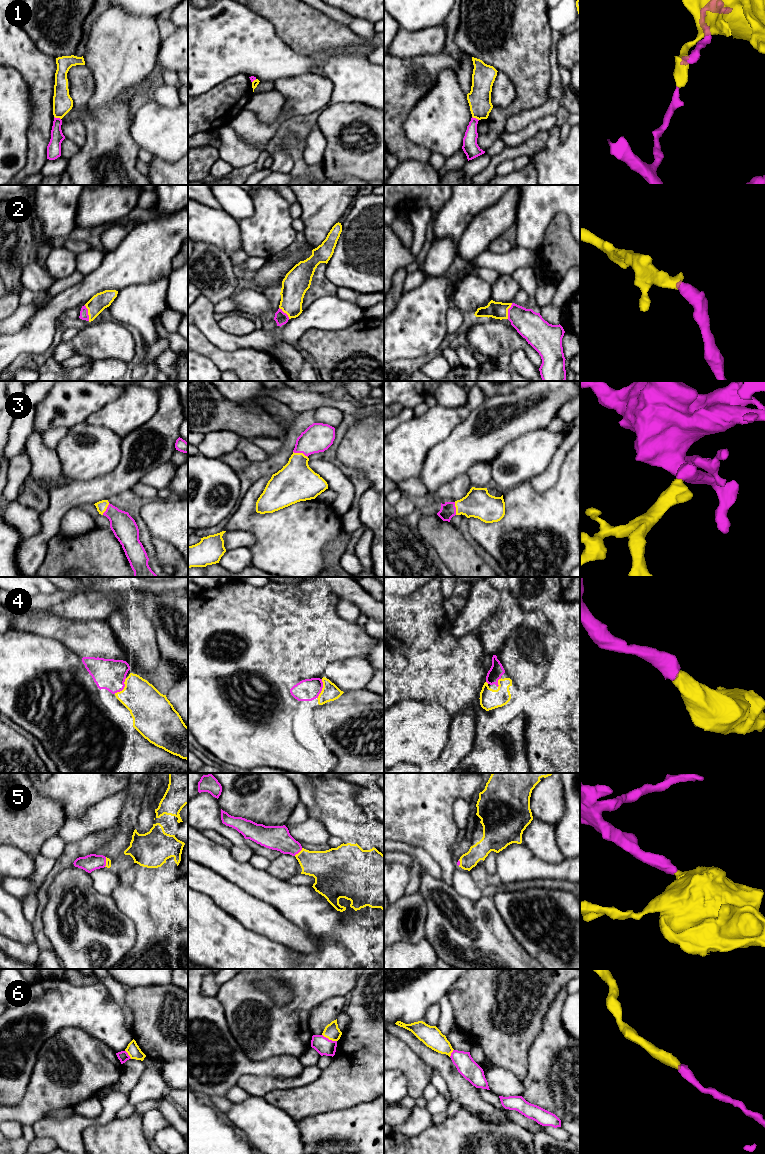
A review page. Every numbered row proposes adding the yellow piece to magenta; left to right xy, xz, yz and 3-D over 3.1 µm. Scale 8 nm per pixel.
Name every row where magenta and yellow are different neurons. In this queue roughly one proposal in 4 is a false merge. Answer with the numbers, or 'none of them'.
1, 6

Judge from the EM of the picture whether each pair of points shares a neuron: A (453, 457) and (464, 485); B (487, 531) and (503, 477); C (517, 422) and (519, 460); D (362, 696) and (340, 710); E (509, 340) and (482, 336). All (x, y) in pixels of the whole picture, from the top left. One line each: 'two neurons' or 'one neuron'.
A: two neurons
B: two neurons
C: two neurons
D: one neuron
E: one neuron

